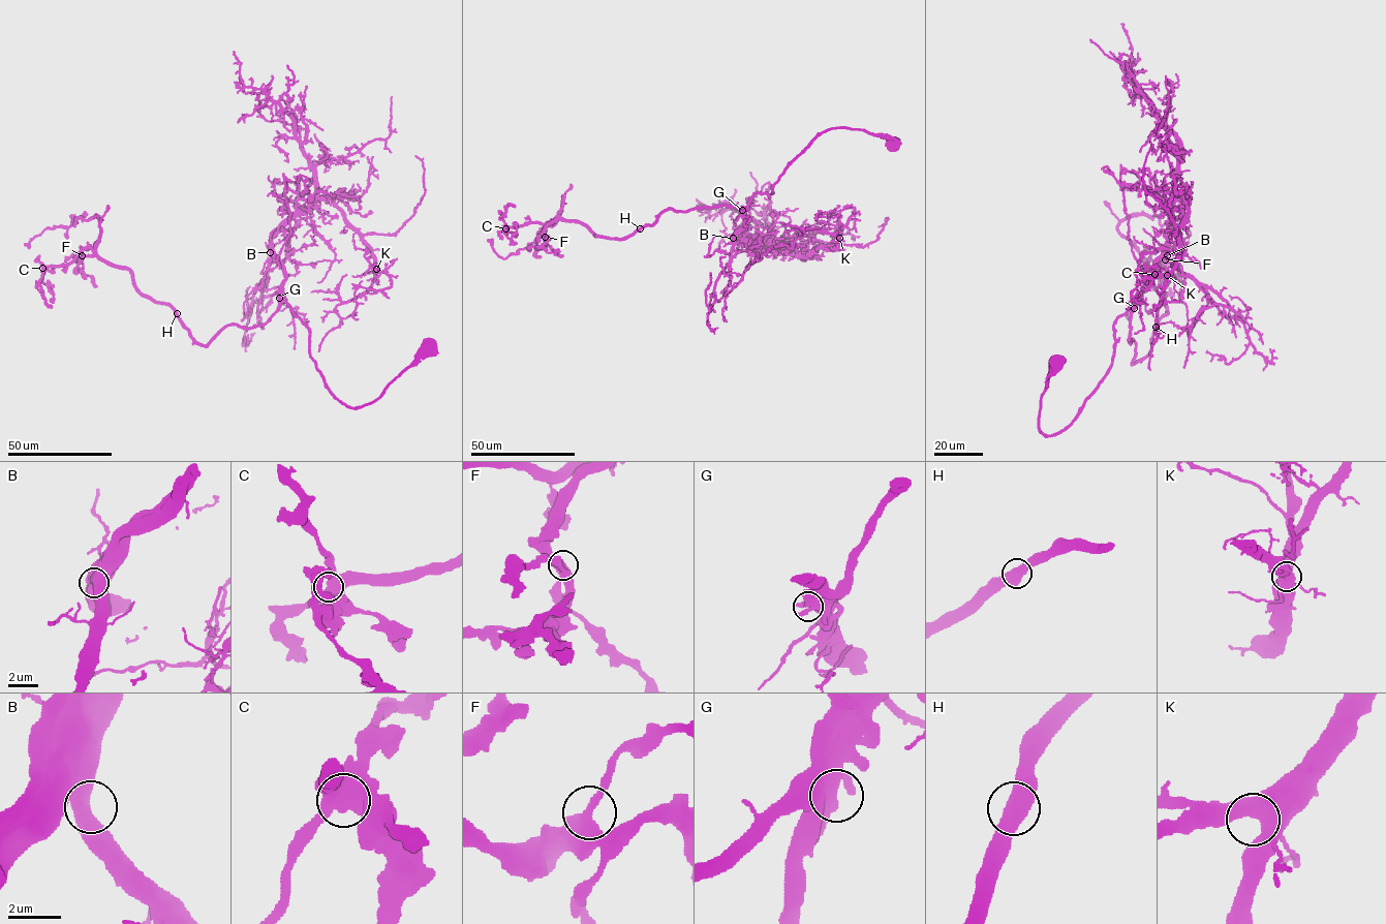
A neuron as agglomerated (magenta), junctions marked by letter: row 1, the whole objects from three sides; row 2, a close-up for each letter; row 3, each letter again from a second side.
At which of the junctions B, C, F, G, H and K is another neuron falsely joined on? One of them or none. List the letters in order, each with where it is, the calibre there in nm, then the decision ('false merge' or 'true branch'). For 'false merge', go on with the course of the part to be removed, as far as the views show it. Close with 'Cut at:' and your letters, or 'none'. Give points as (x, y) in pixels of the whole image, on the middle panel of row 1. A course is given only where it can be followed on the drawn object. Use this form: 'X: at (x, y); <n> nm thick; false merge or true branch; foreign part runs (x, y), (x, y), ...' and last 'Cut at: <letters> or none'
B: at (733, 238); 550 nm thick; true branch
C: at (505, 228); 700 nm thick; true branch
F: at (545, 237); 400 nm thick; true branch
G: at (742, 210); 500 nm thick; true branch
H: at (640, 228); 700 nm thick; true branch
K: at (839, 238); 650 nm thick; true branch
Cut at: none

